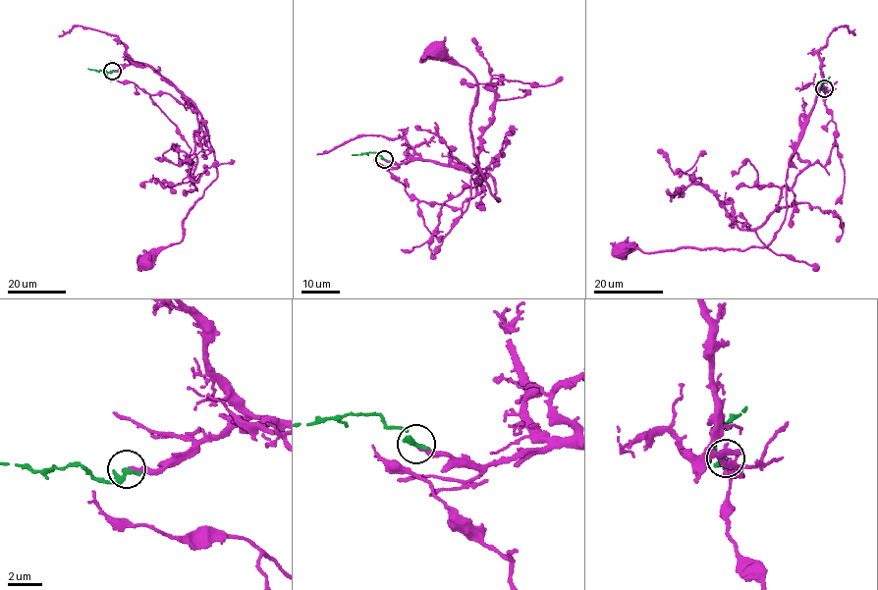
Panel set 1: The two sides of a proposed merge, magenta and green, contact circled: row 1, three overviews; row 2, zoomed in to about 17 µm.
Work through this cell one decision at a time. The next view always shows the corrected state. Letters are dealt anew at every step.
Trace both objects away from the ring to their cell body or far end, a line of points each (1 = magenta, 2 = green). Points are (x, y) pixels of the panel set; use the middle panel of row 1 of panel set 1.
1: (384, 159), (399, 164), (430, 161), (489, 176), (500, 200), (473, 152), (470, 112), (477, 80), (438, 49)
2: (384, 159), (375, 152), (352, 154)

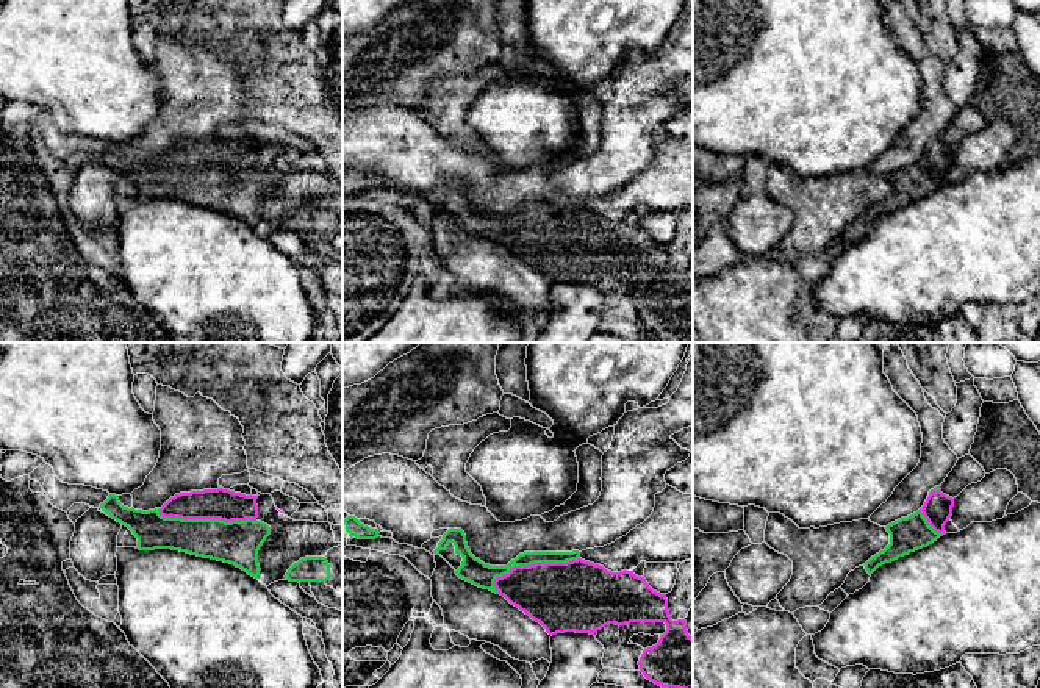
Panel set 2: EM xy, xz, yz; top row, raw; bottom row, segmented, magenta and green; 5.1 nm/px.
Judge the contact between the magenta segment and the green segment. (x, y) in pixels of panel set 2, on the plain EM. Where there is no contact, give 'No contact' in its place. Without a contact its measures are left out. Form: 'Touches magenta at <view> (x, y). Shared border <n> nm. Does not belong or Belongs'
Touches magenta at xy (205, 168). Shared border 500 nm. Belongs

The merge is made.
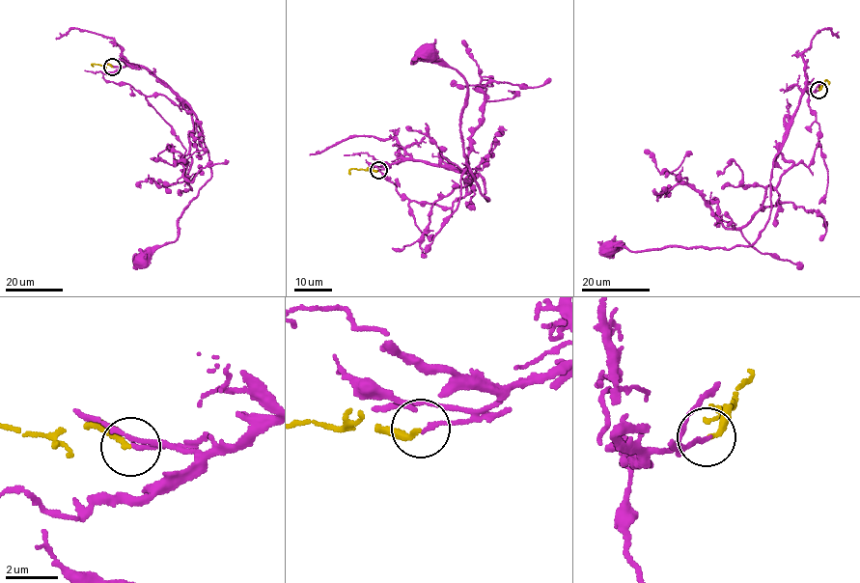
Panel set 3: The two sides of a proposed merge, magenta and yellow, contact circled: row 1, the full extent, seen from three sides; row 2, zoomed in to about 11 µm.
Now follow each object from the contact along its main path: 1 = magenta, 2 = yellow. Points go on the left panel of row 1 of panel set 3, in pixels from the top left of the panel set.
1: (112, 67), (141, 65), (166, 82), (195, 116), (211, 172), (176, 223), (176, 239), (143, 258)
2: (112, 67), (93, 64), (93, 67)

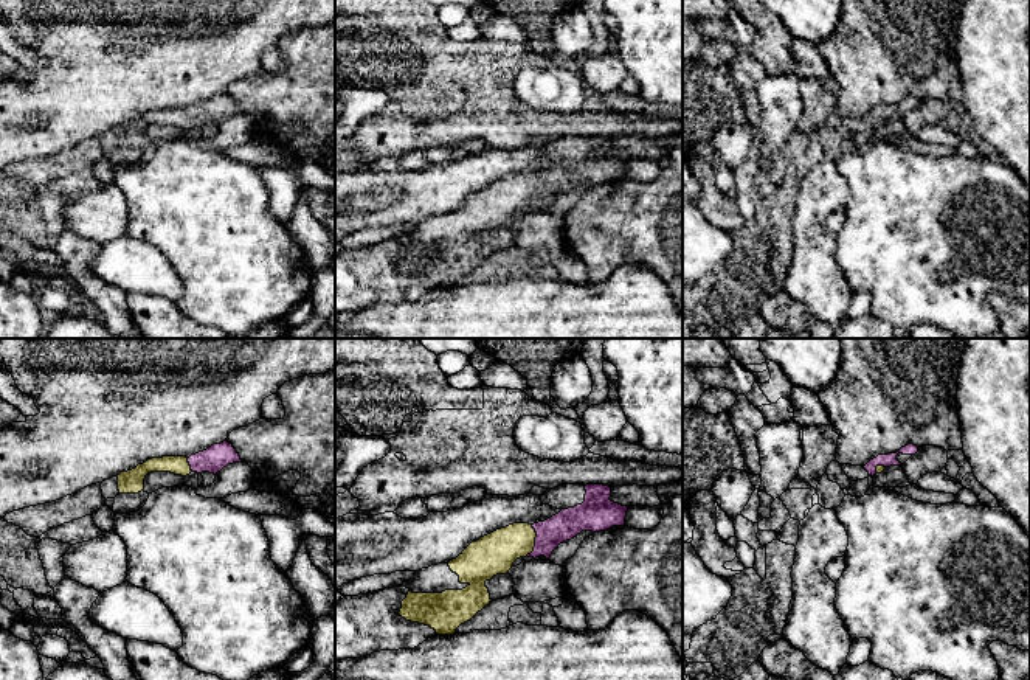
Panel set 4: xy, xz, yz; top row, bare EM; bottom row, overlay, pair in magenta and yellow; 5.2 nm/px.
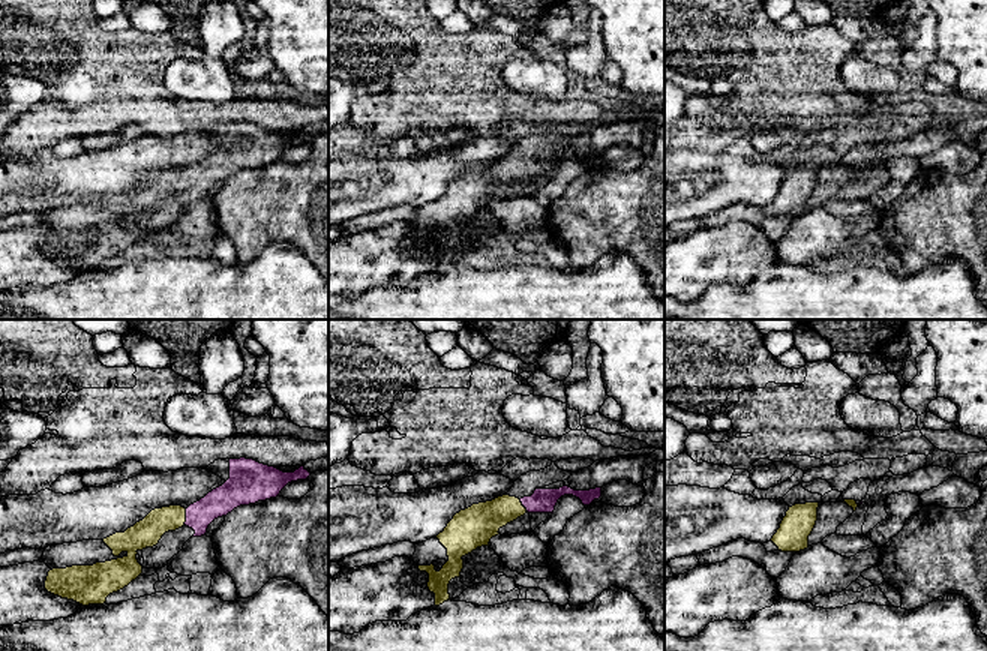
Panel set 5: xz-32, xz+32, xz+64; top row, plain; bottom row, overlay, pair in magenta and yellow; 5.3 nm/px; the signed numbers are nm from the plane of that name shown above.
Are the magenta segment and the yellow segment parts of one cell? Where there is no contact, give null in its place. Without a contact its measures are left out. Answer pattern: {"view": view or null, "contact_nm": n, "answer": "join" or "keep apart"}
{"view": "xz", "contact_nm": 170, "answer": "join"}

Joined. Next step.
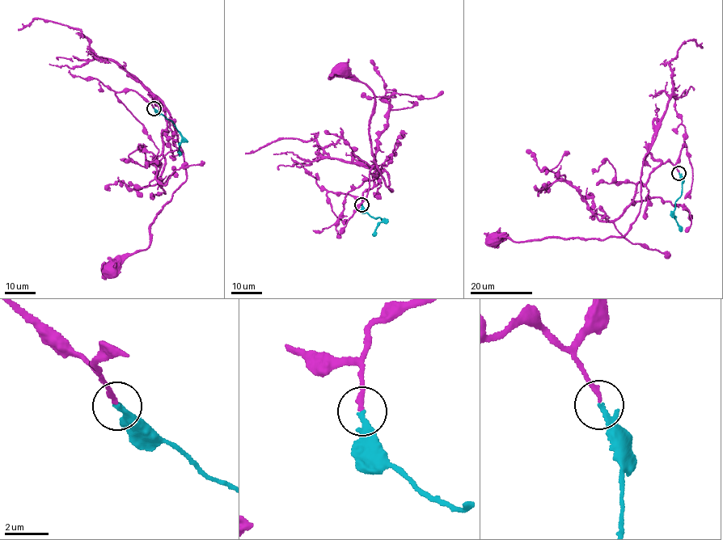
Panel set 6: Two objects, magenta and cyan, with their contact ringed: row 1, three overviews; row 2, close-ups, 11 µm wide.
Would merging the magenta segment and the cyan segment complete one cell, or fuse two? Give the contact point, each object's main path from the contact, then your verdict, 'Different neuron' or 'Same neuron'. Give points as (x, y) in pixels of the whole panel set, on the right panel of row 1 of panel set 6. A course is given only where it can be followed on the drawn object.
Place: (678, 173). Course of magenta: (678, 173), (670, 163), (645, 156), (640, 211), (619, 237), (525, 242), (494, 237). Course of cyan: (678, 173), (681, 192), (675, 202), (674, 217), (681, 231). Same neuron

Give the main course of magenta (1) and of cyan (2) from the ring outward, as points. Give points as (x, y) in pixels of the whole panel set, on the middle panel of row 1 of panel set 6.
1: (362, 204), (376, 169), (386, 172), (392, 189), (372, 152), (374, 94), (343, 69)
2: (362, 204), (366, 212), (382, 220), (373, 235)

